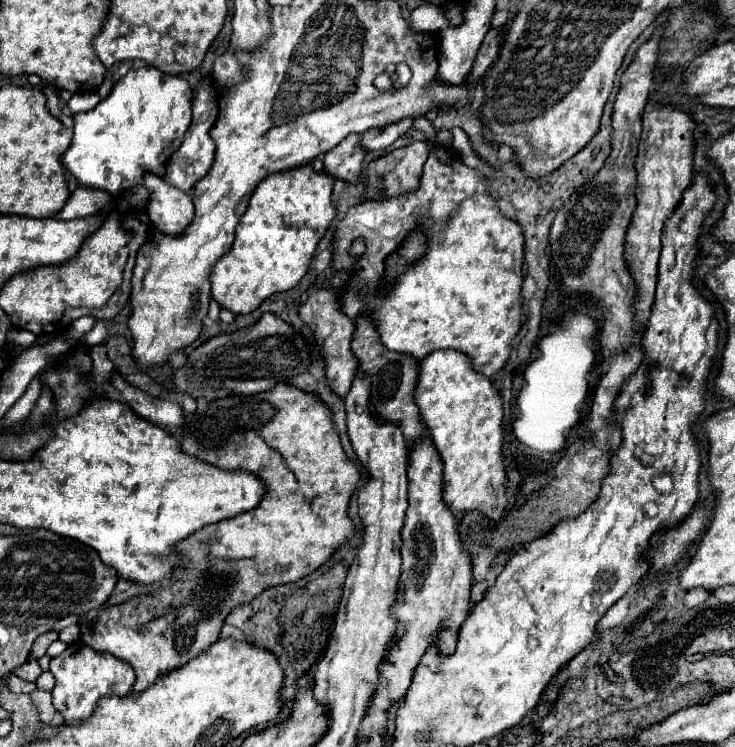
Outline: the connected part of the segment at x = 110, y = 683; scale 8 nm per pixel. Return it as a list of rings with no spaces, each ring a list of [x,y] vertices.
[[[71,643],[61,655],[51,659],[51,669],[55,677],[53,705],[65,717],[67,723],[79,723],[91,717],[97,701],[105,695],[127,695],[135,683],[135,673],[127,661],[113,657],[111,653],[97,653],[83,643]]]

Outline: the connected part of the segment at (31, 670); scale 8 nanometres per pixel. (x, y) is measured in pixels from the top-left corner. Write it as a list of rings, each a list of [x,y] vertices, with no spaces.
[[[27,659],[27,663],[23,663],[19,669],[15,669],[15,675],[25,681],[35,681],[41,675],[41,667],[39,667],[37,659]]]

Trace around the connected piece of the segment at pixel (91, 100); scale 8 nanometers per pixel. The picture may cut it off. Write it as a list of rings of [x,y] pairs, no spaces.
[[[93,91],[93,93],[75,93],[67,105],[71,109],[71,113],[85,113],[85,111],[91,111],[93,107],[97,107],[97,103],[101,101],[101,97]]]

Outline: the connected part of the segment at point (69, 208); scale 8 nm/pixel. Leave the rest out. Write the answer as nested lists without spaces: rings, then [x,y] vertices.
[[[77,187],[71,193],[65,207],[55,215],[55,219],[73,221],[79,217],[89,217],[89,215],[95,215],[97,211],[101,211],[109,203],[111,203],[111,197],[103,195],[103,191],[91,191],[91,189]]]

